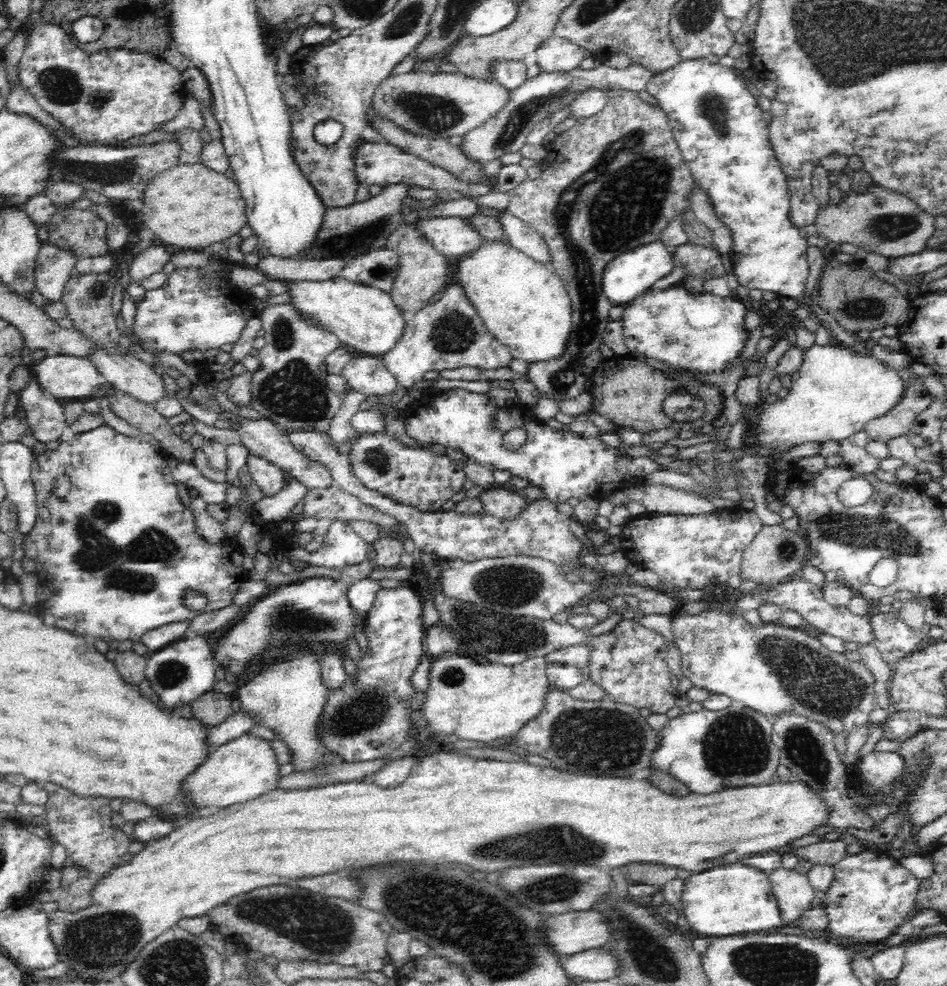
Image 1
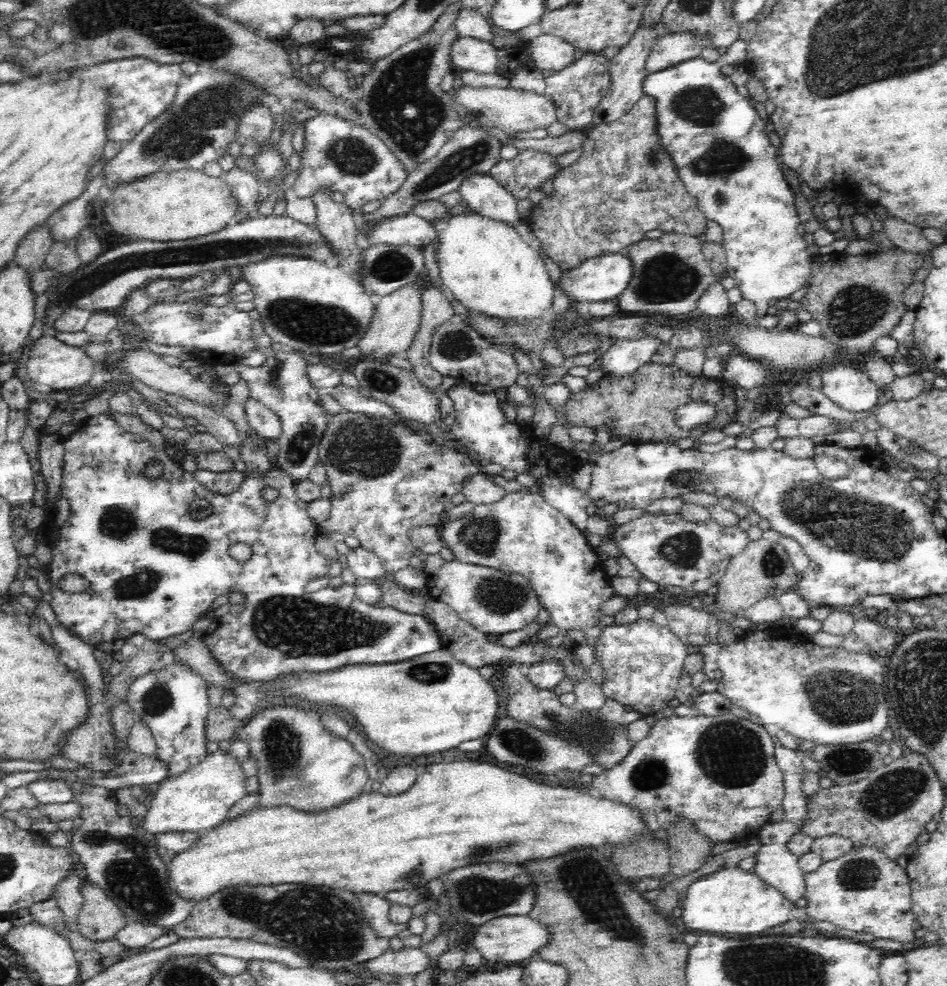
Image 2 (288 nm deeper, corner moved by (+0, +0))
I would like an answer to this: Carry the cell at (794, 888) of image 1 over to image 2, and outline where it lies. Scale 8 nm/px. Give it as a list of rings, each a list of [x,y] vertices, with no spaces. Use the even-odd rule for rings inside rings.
[[[770,844],[764,846],[758,854],[758,864],[752,870],[758,874],[768,886],[782,892],[784,898],[794,906],[802,896],[806,896],[806,872],[800,866],[800,858],[794,856],[788,848]]]

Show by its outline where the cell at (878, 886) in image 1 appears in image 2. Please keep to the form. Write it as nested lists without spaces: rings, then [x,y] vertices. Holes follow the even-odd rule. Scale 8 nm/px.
[[[856,848],[838,860],[826,862],[814,874],[806,876],[806,912],[816,922],[832,922],[840,930],[872,934],[876,940],[898,940],[910,944],[916,940],[916,916],[912,912],[912,880],[908,868],[902,868],[888,854],[876,848]]]

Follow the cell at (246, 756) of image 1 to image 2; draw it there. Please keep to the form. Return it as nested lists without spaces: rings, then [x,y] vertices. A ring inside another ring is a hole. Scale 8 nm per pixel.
[[[224,750],[210,752],[194,766],[182,770],[180,774],[160,784],[154,800],[148,802],[148,816],[142,818],[138,826],[150,834],[182,832],[182,830],[202,832],[210,826],[216,826],[228,816],[228,812],[236,802],[248,796],[246,778],[250,776],[246,776],[244,764],[236,756]]]

